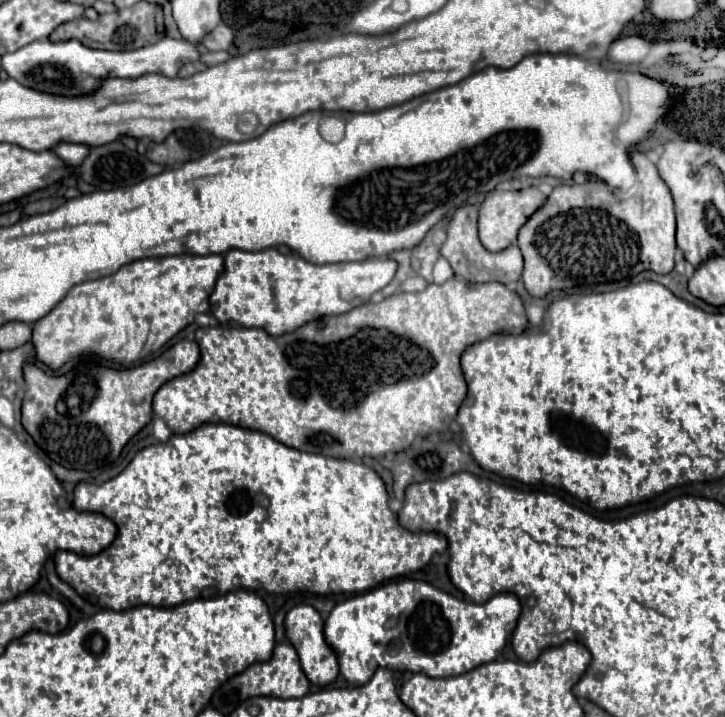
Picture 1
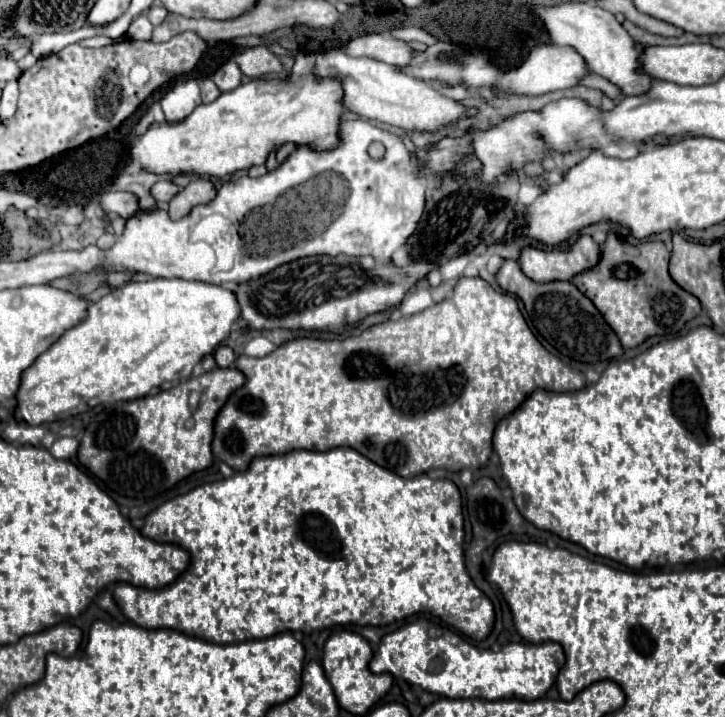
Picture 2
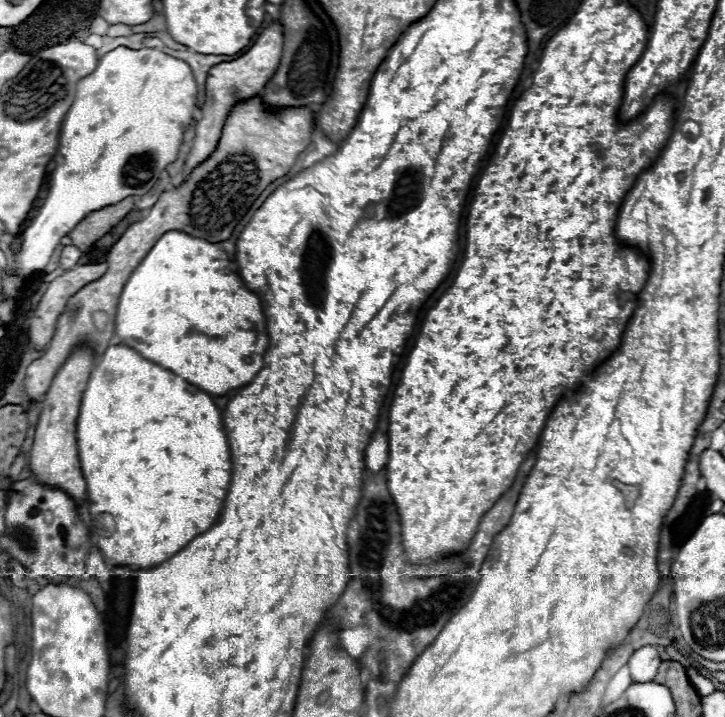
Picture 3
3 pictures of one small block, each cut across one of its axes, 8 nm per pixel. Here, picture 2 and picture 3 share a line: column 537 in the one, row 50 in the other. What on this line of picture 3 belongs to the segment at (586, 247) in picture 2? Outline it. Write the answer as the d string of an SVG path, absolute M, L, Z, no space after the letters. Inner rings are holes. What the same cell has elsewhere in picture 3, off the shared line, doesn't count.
M274 22L258 36L254 46L246 54L242 54L240 58L236 58L232 62L220 62L210 68L208 78L206 78L206 102L202 104L202 120L196 122L196 132L194 132L196 136L194 136L192 150L186 158L184 170L182 170L182 180L188 178L188 174L196 166L200 166L200 162L204 162L212 156L212 152L216 150L216 146L220 142L224 122L226 122L228 114L232 112L232 108L238 102L244 102L244 100L250 100L250 98L256 98L262 94L264 86L268 84L268 80L272 78L272 74L278 68L278 62L282 56L282 44L284 44L282 26Z

